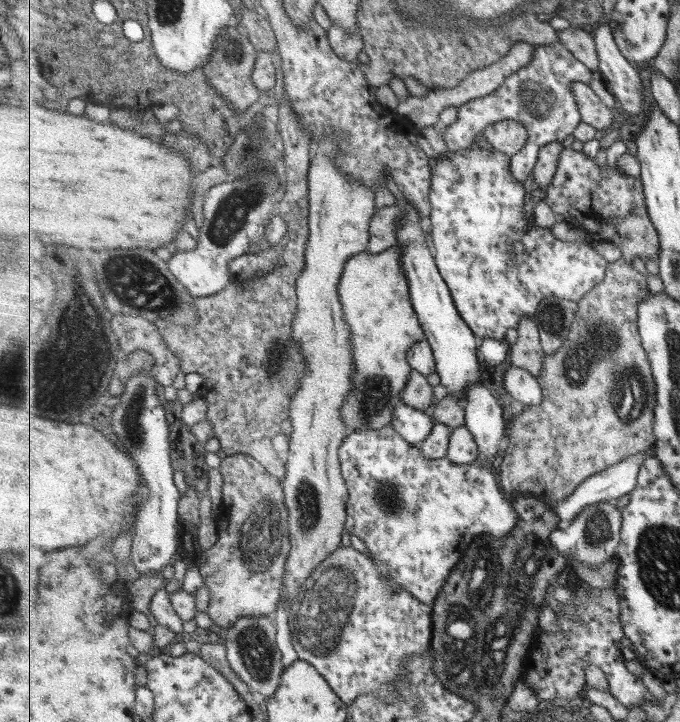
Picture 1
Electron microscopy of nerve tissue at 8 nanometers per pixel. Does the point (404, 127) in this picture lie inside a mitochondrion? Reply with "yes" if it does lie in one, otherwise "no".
no

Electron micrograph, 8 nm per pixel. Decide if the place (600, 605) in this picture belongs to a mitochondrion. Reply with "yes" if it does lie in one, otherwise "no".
no

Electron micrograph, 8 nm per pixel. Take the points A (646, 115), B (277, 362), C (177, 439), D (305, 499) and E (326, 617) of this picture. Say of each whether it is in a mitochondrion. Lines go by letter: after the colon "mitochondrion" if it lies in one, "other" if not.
A: other
B: mitochondrion
C: other
D: mitochondrion
E: mitochondrion

